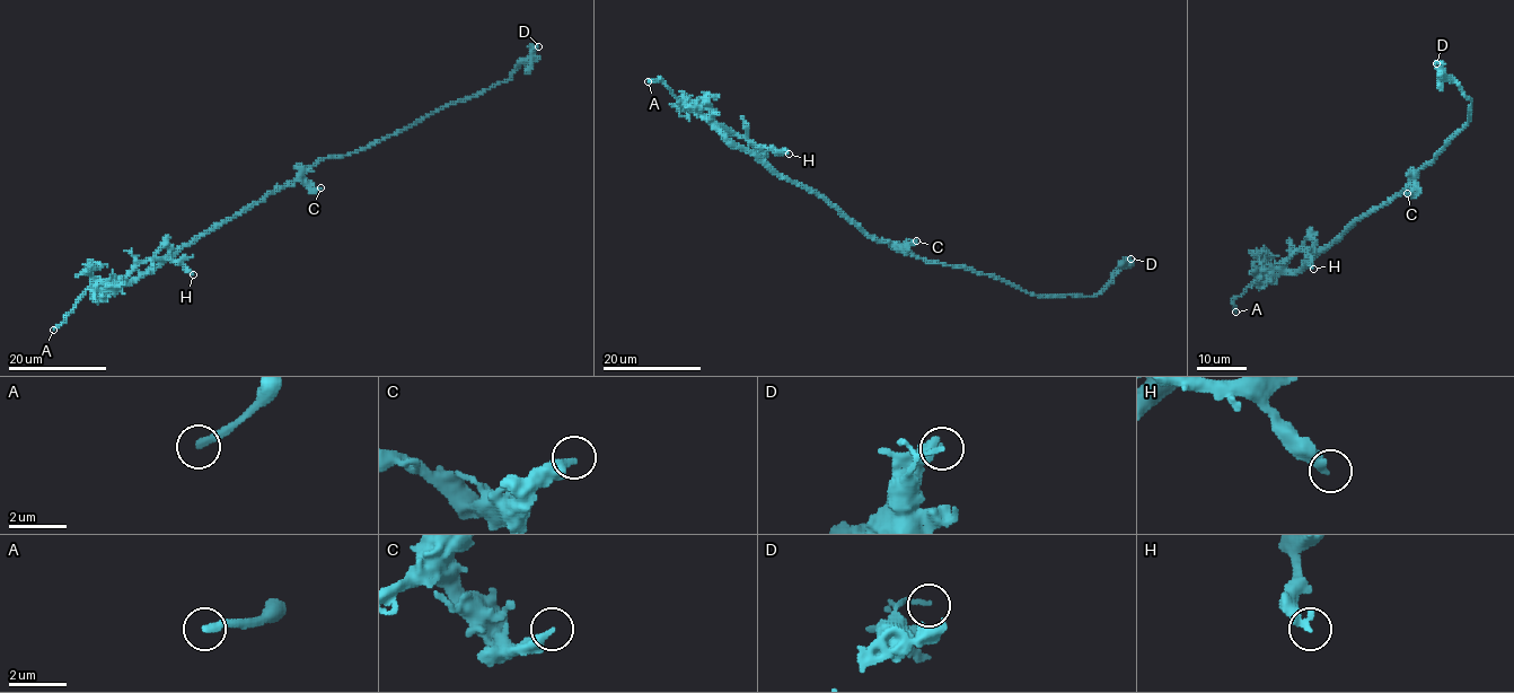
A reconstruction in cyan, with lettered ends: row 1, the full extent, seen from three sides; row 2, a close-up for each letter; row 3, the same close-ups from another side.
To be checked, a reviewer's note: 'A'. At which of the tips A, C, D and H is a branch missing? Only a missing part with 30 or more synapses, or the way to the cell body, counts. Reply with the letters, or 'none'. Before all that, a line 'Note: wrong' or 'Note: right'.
Note: right
A

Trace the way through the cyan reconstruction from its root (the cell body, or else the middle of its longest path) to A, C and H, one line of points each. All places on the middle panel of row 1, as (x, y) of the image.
A: (878, 240), (820, 196), (773, 174), (729, 143), (661, 79), (648, 81)
C: (878, 240), (906, 247), (916, 240)
H: (878, 240), (866, 236), (820, 196), (773, 174), (738, 148), (720, 129), (725, 126), (759, 146), (789, 154)

